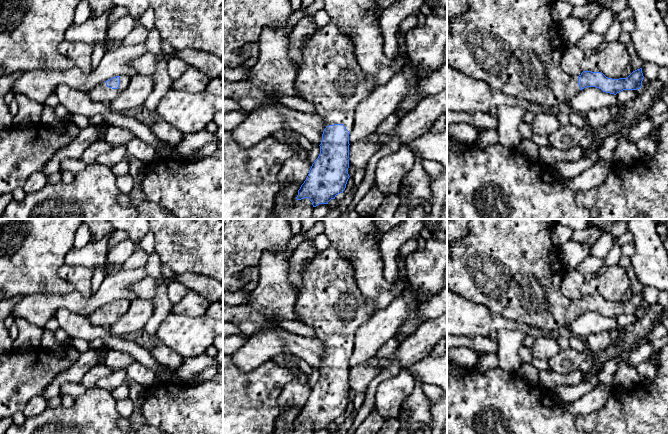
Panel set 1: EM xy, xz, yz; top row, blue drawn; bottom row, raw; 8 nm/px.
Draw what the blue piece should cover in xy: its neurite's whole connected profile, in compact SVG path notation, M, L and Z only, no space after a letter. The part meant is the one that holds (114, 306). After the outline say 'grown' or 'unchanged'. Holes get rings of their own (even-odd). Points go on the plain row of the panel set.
M116 300L102 308L92 312L88 317L88 321L94 326L112 326L116 321L127 312L130 301Z; grown

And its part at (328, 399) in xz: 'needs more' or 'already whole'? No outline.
needs more

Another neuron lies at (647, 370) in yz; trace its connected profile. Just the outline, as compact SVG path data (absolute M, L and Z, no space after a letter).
M645 361L637 365L637 371L641 381L652 381L656 376L657 367L652 361Z

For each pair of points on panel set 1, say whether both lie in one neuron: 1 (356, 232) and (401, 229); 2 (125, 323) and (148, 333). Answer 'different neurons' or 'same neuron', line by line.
1: different neurons
2: different neurons

